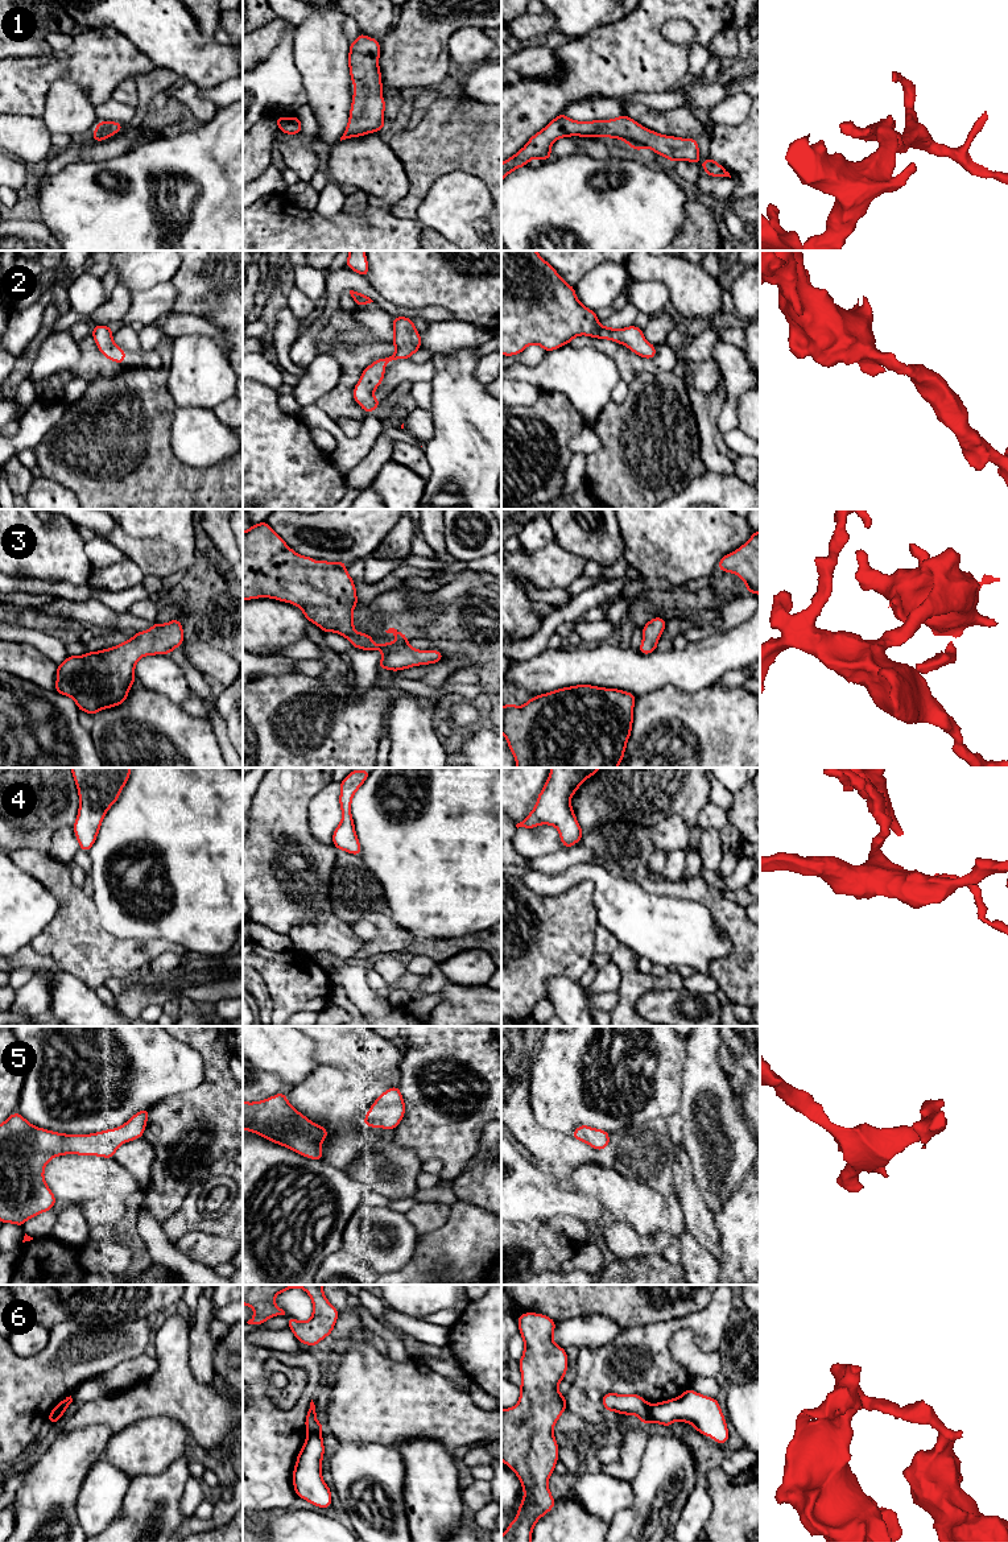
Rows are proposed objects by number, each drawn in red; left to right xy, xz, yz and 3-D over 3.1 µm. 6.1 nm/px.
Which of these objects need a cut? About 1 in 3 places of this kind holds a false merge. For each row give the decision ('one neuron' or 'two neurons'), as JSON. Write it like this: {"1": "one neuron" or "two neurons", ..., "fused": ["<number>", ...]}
{"1": "one neuron", "2": "one neuron", "3": "one neuron", "4": "one neuron", "5": "one neuron", "6": "two neurons", "fused": ["6"]}

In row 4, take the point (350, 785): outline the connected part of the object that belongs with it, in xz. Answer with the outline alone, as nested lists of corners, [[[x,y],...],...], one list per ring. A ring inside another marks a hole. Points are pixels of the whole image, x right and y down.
[[[352,770],[340,781],[340,810],[343,818],[332,835],[332,843],[338,849],[347,851],[351,855],[360,855],[362,846],[358,840],[354,819],[351,817],[351,801],[358,789],[369,776],[371,770]]]

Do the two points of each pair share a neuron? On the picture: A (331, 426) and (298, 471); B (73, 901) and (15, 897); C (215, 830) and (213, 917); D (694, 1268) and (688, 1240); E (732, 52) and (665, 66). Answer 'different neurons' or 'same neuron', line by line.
A: different neurons
B: different neurons
C: same neuron
D: same neuron
E: different neurons

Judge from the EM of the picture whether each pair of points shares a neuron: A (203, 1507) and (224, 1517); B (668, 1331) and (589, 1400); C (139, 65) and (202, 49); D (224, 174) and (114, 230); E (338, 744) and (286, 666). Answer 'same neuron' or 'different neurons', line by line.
A: different neurons
B: same neuron
C: different neurons
D: same neuron
E: different neurons

